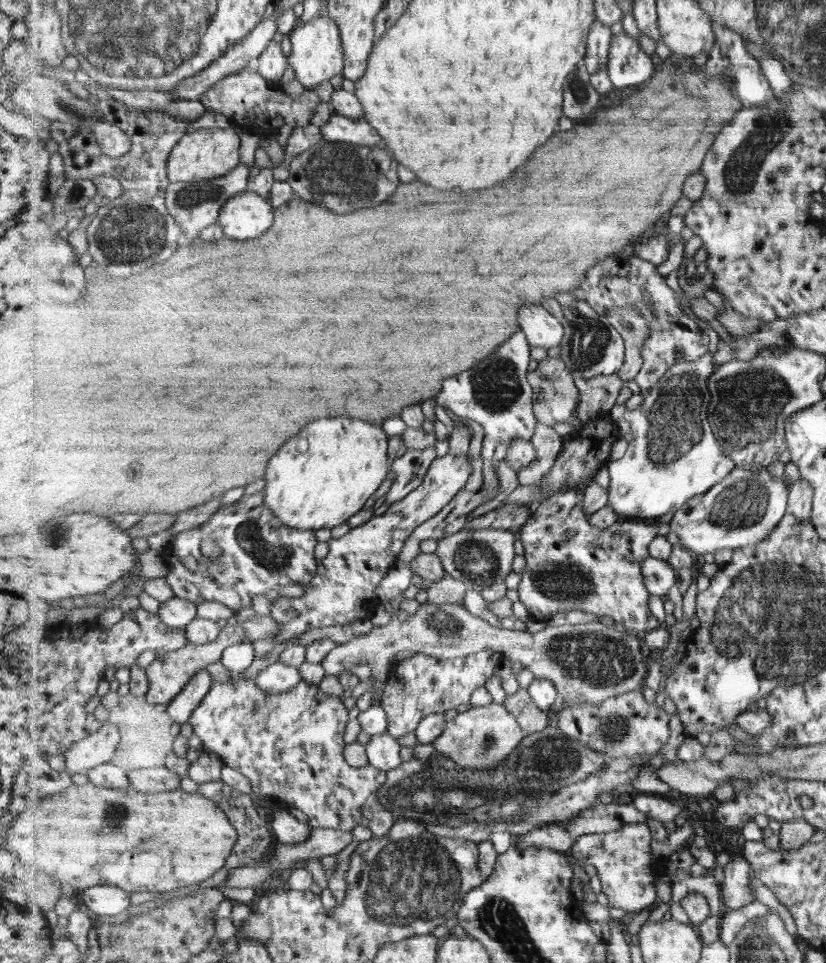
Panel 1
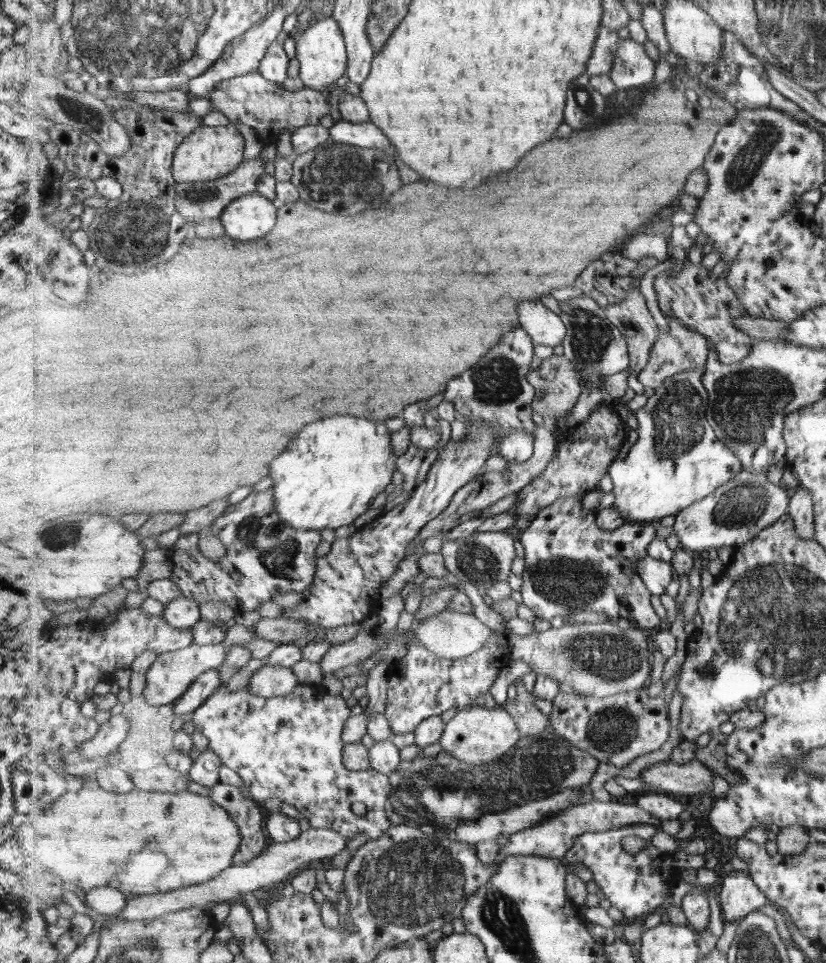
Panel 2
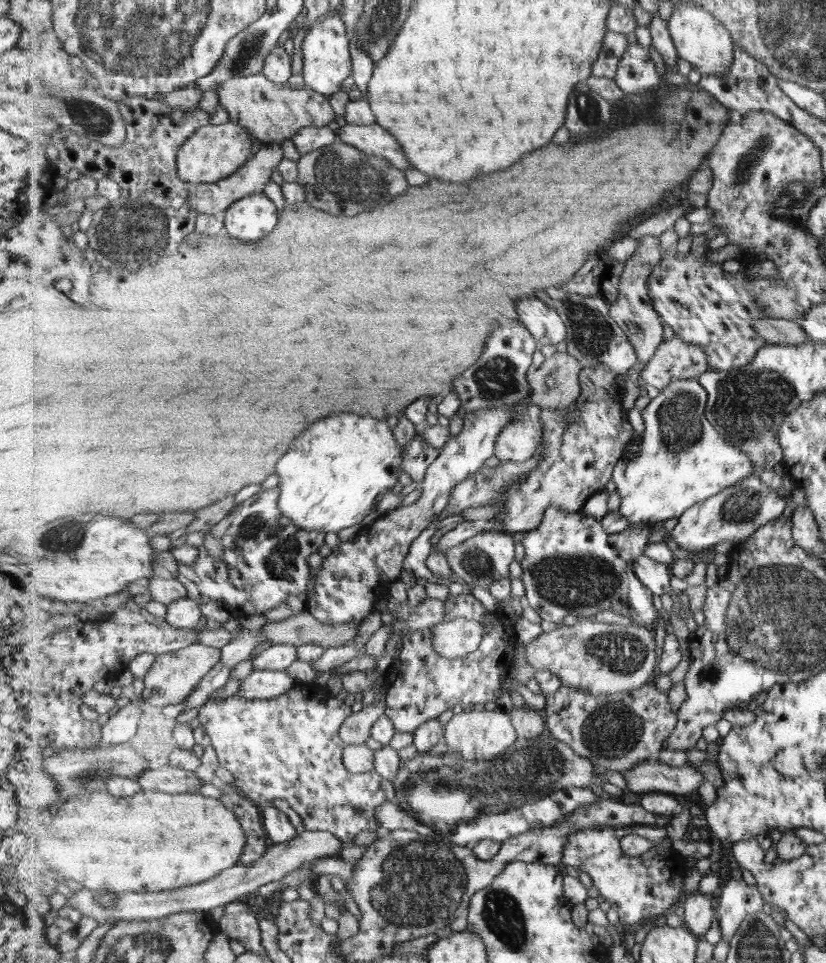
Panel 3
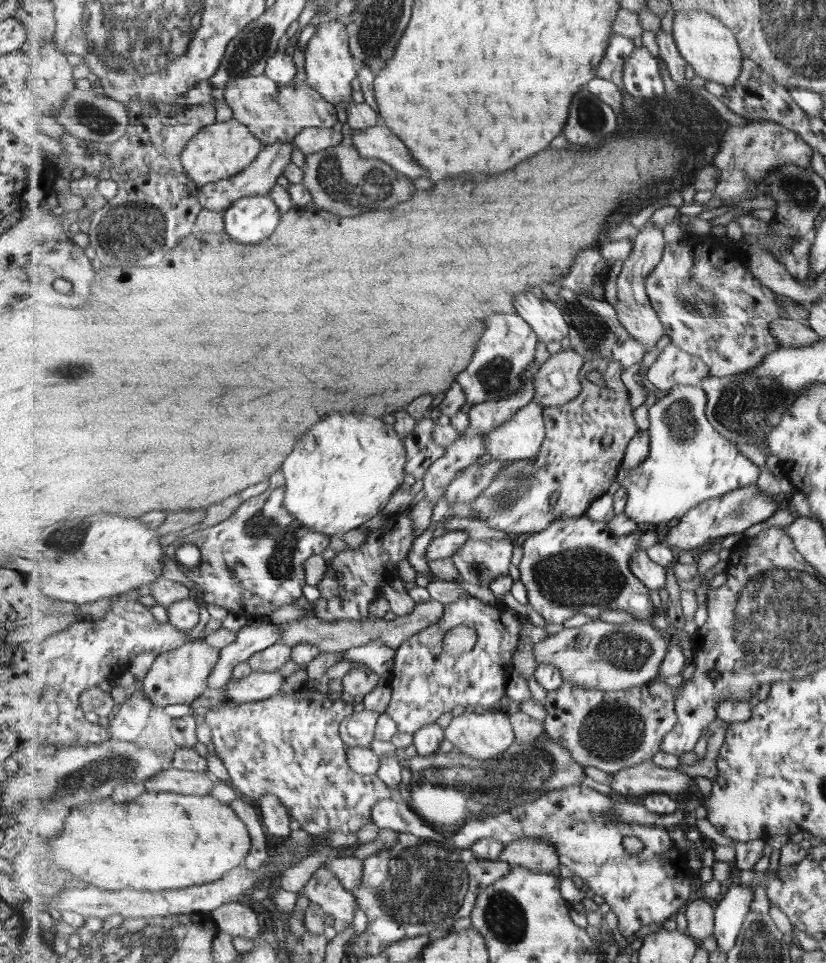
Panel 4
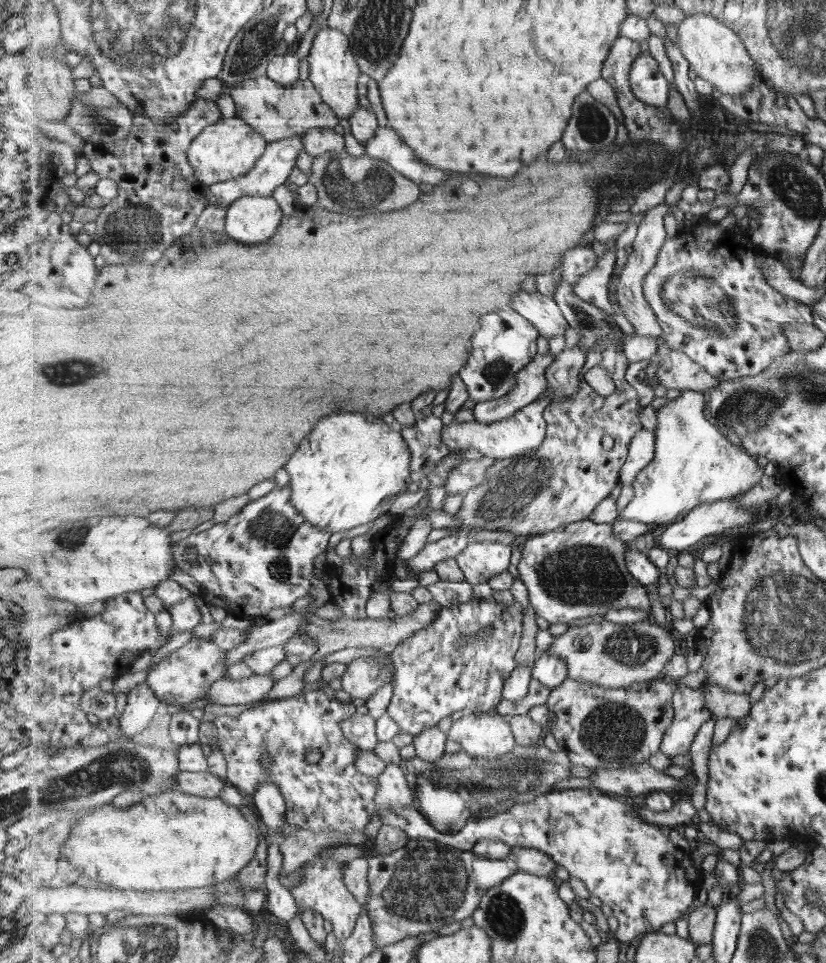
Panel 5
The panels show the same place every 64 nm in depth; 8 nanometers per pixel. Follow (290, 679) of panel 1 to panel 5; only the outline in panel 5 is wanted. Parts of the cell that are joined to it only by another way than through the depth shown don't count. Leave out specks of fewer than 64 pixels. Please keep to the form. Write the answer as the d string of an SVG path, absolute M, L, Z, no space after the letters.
M255 674L249 679L224 678L214 682L206 695L207 704L221 706L241 706L263 700L273 684L268 674Z

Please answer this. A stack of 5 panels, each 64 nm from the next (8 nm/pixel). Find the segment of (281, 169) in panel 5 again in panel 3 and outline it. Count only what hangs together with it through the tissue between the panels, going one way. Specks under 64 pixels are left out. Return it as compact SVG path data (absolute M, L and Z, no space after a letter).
M281 143L264 144L260 150L254 154L252 160L245 164L235 174L218 181L217 183L191 183L188 187L189 202L195 212L205 215L221 217L237 200L244 199L246 196L264 194L265 188L269 185L273 174L279 168L279 164L286 158L286 150Z

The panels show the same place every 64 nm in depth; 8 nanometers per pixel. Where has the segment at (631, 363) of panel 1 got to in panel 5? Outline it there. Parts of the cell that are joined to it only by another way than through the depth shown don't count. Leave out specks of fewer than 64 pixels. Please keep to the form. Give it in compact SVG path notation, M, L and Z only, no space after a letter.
M659 202L658 206L651 208L645 213L645 216L638 226L638 235L632 243L633 252L628 256L627 262L624 264L620 273L620 280L617 284L619 306L621 312L623 312L623 316L625 316L633 326L636 336L641 335L659 338L663 334L663 328L661 324L659 324L659 320L657 320L657 315L653 307L645 299L643 282L655 266L655 263L657 263L659 251L661 251L663 243L665 243L667 236L670 234L668 230L665 230L665 226L670 222L669 216L672 210L674 210L674 208L669 206L669 204Z

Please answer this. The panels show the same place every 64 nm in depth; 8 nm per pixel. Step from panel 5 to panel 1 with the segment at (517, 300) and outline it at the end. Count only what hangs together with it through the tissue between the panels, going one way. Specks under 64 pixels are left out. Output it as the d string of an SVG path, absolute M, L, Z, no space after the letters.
M527 304L521 308L519 324L521 330L527 335L531 347L547 349L561 346L565 336L562 321L557 320L557 316L553 316L549 310L537 304Z

